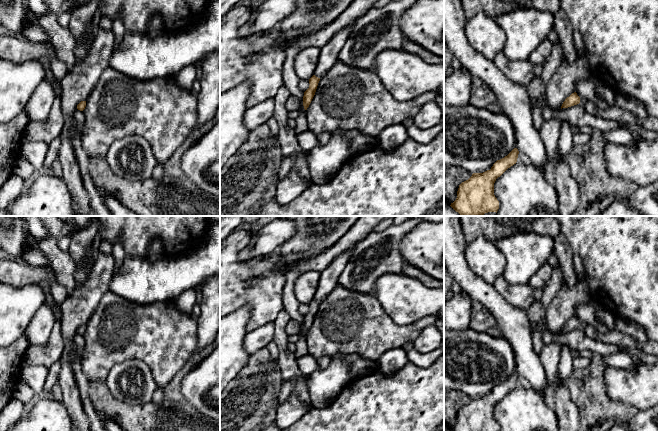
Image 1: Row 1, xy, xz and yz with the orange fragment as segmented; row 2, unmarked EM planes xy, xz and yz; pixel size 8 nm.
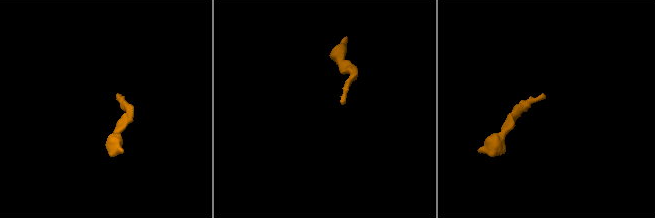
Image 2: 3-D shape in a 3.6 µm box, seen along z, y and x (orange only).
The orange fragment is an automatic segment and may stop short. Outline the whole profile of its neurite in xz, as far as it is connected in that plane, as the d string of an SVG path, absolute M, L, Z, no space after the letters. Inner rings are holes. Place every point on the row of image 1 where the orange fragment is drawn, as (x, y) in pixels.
M313 75L309 79L309 84L310 84L309 88L304 92L304 96L303 96L303 106L305 110L307 110L315 95L319 81L320 78L316 77L315 75Z

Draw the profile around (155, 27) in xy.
M154 15L147 24L147 34L149 36L159 36L165 33L164 20L160 15Z

